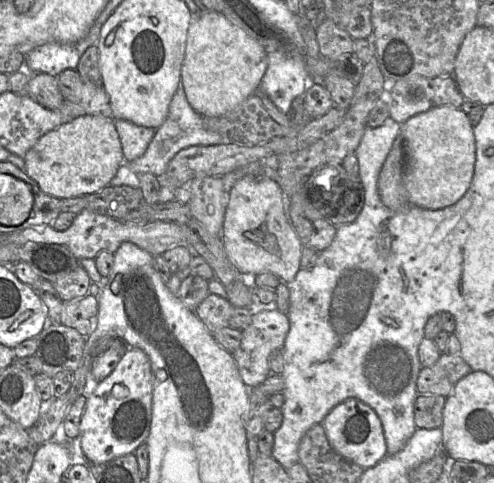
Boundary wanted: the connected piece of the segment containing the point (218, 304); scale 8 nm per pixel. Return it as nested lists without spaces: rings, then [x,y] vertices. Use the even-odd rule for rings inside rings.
[[[209,292],[197,306],[195,313],[206,329],[214,334],[218,329],[229,326],[232,309],[233,306],[227,299]]]

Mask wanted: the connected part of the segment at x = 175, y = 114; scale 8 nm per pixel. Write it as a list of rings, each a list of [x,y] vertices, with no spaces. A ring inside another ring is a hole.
[[[180,82],[173,95],[168,108],[168,114],[164,122],[155,130],[145,153],[139,158],[128,163],[129,168],[136,174],[150,173],[161,176],[165,173],[170,160],[177,152],[191,146],[223,144],[220,134],[209,130],[203,116],[198,114],[188,103],[183,86]]]

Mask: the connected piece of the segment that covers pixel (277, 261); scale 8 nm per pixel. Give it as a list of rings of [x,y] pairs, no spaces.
[[[245,176],[238,180],[229,191],[221,239],[230,263],[246,278],[270,272],[281,282],[290,284],[294,280],[300,270],[303,244],[290,223],[289,212],[290,199],[285,199],[278,183],[270,177]]]

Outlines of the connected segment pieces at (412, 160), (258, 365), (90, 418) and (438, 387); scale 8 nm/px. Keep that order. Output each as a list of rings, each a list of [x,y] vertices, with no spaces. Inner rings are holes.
[[[453,106],[433,107],[401,125],[405,150],[404,184],[411,205],[442,209],[458,202],[472,182],[476,160],[473,127],[468,114]]]
[[[254,310],[251,323],[242,331],[239,347],[232,353],[239,374],[248,387],[253,389],[259,386],[269,375],[269,356],[284,346],[289,331],[288,316],[275,310]]]
[[[128,348],[115,367],[103,380],[91,385],[80,421],[79,451],[89,464],[101,464],[126,454],[132,454],[143,444],[150,431],[154,375],[147,354],[138,348]]]
[[[443,353],[434,365],[422,367],[417,378],[417,391],[447,398],[456,383],[471,371],[461,355]]]

